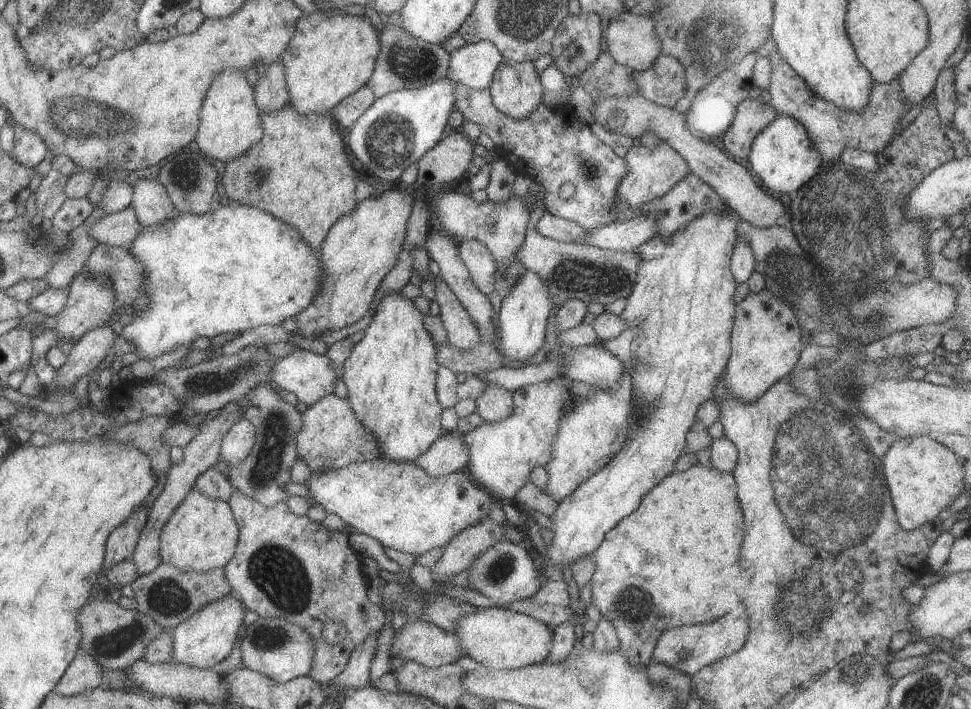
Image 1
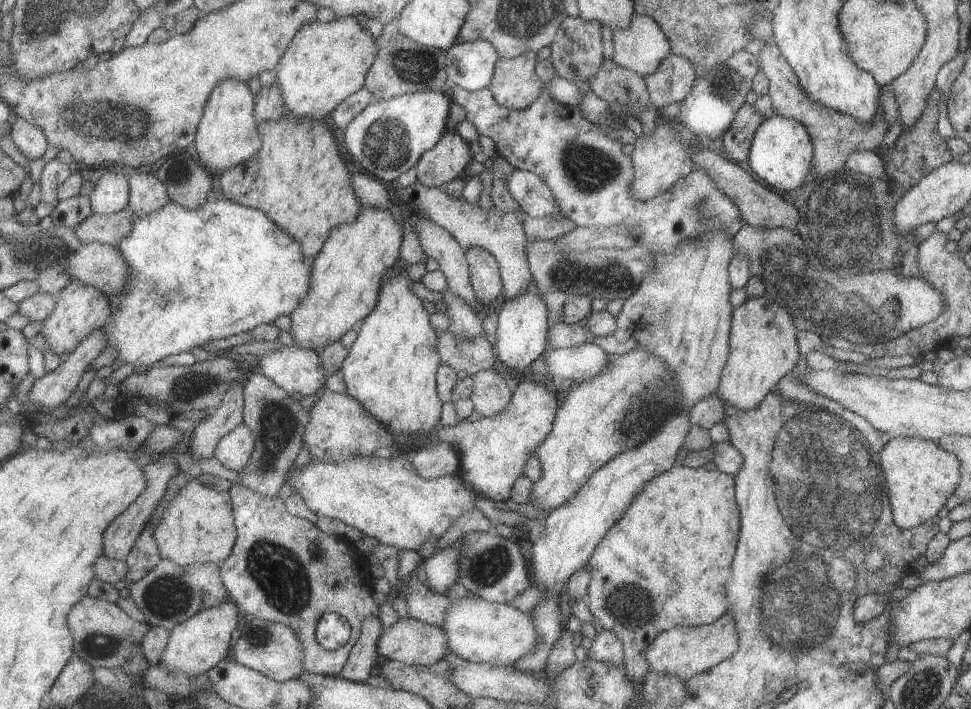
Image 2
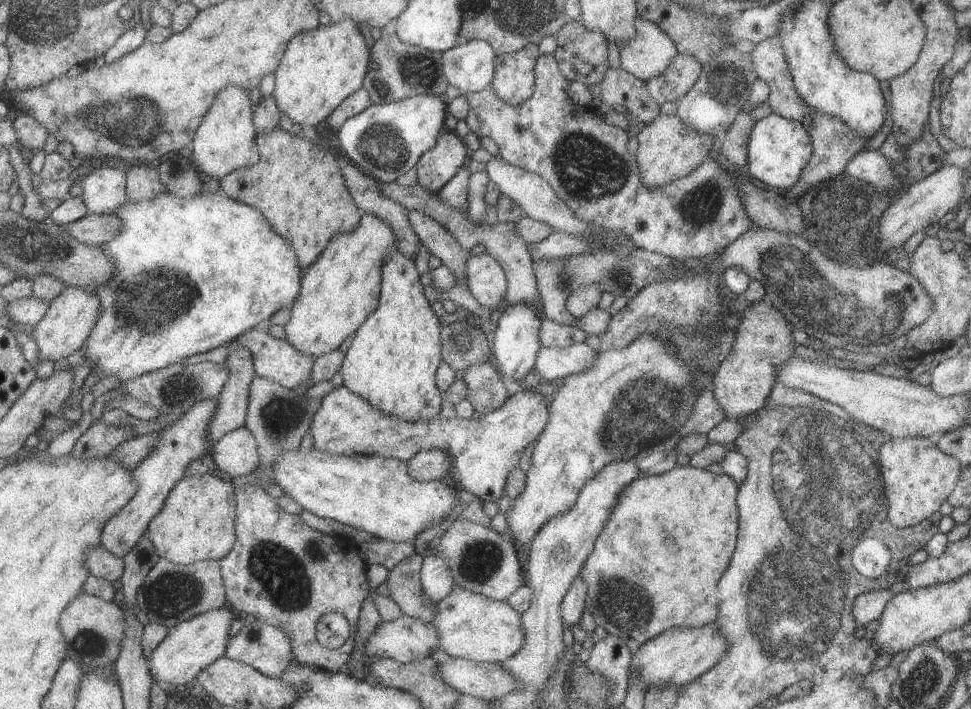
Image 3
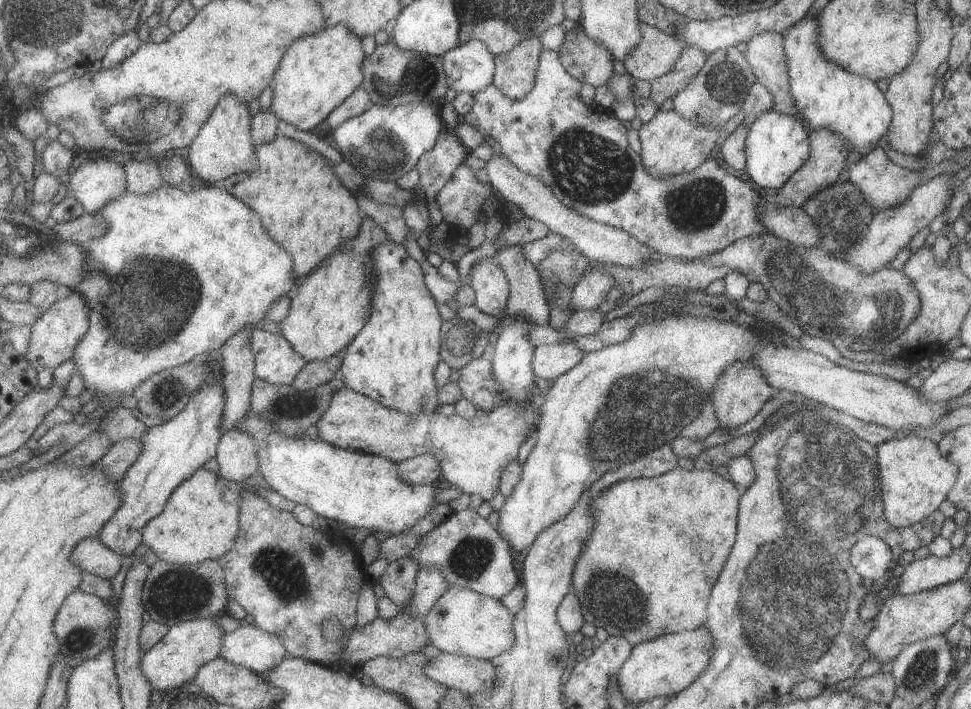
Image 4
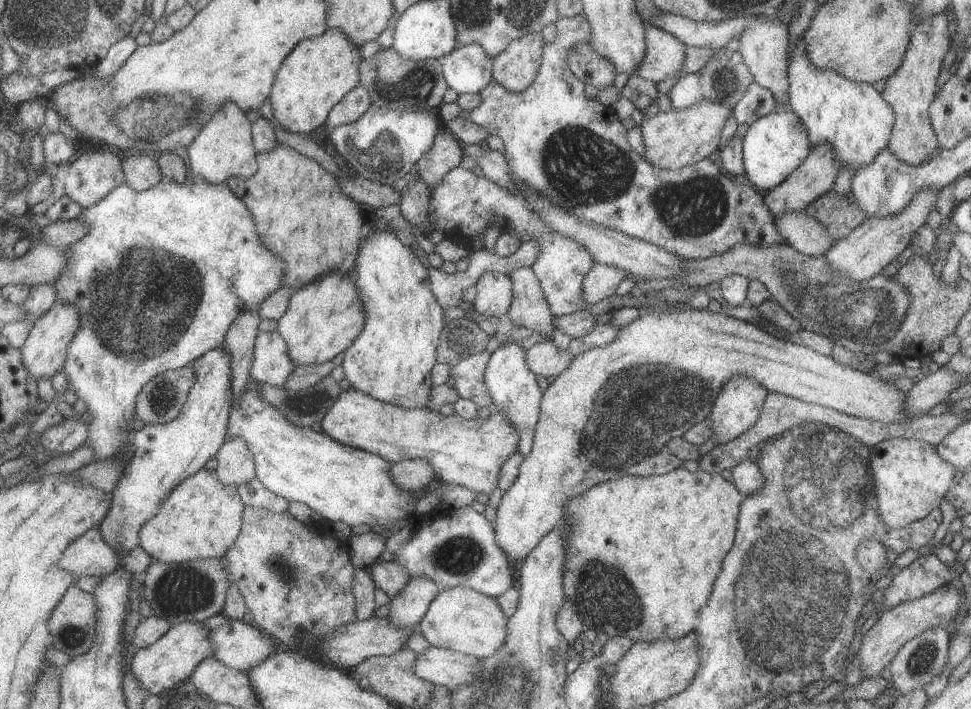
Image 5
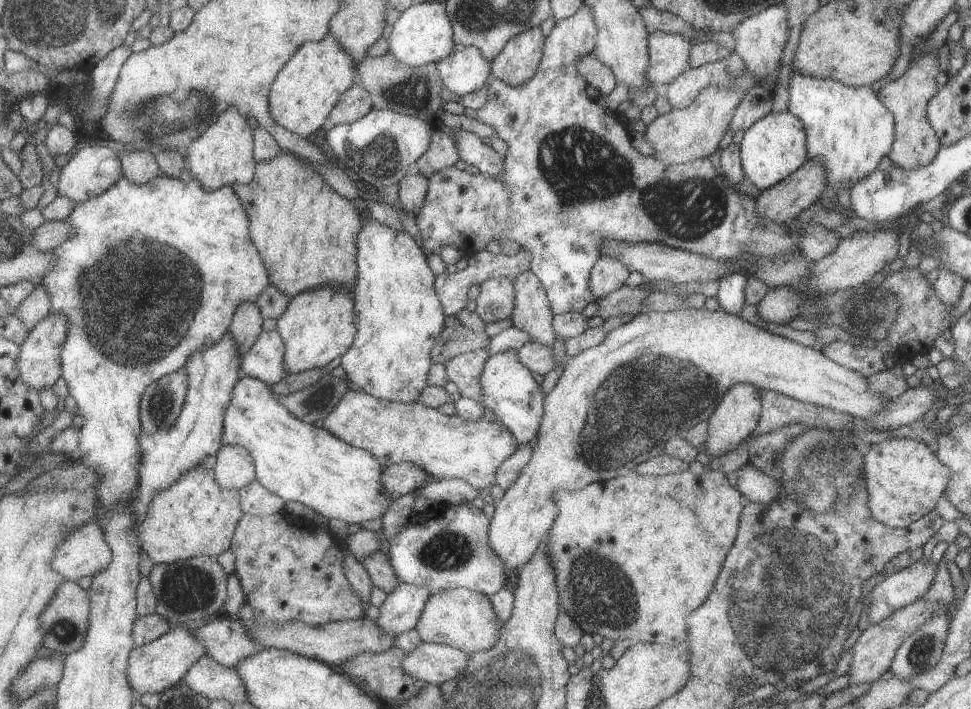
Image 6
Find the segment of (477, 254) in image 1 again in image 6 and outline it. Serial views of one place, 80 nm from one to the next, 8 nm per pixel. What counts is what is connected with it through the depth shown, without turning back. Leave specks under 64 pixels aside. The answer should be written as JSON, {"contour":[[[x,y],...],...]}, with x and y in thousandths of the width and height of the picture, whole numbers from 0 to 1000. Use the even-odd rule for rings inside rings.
{"contour":[[[504,392],[494,406],[489,439],[499,457],[526,449],[530,430],[530,403],[527,394]]]}

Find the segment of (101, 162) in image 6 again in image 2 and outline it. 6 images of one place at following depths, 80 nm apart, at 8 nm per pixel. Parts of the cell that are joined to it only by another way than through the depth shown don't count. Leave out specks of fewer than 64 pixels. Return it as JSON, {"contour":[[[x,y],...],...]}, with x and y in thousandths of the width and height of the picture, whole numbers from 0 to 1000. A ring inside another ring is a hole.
{"contour":[[[112,238],[98,257],[93,275],[97,300],[114,303],[133,289],[133,254],[127,244]]]}

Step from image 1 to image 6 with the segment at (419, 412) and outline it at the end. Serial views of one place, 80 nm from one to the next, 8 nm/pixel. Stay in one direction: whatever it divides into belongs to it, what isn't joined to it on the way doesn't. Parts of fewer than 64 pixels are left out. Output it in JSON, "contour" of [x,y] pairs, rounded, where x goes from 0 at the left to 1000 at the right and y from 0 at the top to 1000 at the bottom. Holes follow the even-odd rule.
{"contour":[[[385,309],[377,310],[373,324],[369,329],[368,336],[368,394],[366,402],[363,406],[366,420],[366,453],[368,460],[368,470],[363,488],[351,502],[355,525],[357,526],[358,537],[363,542],[367,542],[369,547],[377,556],[386,559],[391,564],[398,563],[399,566],[408,566],[409,568],[428,568],[432,564],[432,559],[439,547],[440,530],[445,516],[444,494],[449,485],[451,477],[453,477],[454,468],[459,461],[459,446],[456,439],[455,427],[452,417],[448,410],[448,388],[445,385],[441,370],[439,368],[439,355],[428,344],[424,337],[424,333],[419,326],[410,327],[395,315],[389,313]]]}

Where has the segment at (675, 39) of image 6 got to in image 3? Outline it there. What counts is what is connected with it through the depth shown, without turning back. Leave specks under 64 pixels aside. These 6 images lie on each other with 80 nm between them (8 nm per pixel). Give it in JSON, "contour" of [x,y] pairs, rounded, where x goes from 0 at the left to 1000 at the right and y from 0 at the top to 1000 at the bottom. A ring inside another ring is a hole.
{"contour":[[[655,24],[655,51],[636,62],[640,94],[666,116],[680,107],[698,76],[694,58],[677,35]]]}

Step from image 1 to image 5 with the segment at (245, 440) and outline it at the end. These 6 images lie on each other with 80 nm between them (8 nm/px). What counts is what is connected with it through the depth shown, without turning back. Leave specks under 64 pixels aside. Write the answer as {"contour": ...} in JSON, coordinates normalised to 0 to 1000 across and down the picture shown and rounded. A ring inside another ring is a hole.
{"contour":[[[245,615],[233,618],[222,647],[225,657],[221,666],[228,683],[247,685],[247,683],[255,683],[257,677],[265,673],[260,638]]]}

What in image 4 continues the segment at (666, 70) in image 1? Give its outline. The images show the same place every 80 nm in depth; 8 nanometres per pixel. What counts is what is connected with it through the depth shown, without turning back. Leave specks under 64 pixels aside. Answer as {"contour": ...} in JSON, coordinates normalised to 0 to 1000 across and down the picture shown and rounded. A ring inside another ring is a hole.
{"contour":[[[705,63],[702,76],[700,76],[700,85],[692,93],[692,99],[688,104],[684,104],[682,110],[670,116],[670,141],[680,151],[685,141],[692,140],[692,135],[711,118],[711,113],[714,113],[725,93],[726,85],[725,71]]]}

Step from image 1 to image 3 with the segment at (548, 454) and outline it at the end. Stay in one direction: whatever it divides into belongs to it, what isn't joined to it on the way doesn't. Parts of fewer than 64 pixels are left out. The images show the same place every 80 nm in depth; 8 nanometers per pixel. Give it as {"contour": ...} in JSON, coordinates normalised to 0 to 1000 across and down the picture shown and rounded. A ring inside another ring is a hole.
{"contour":[[[350,544],[332,563],[318,611],[323,618],[325,635],[346,642],[390,642],[418,653],[430,638],[459,638],[465,649],[462,676],[467,676],[474,691],[486,694],[498,708],[509,708],[520,698],[523,669],[535,659],[540,632],[552,623],[564,598],[564,570],[565,561],[554,550],[539,547],[503,585],[493,584],[483,591],[472,587],[457,591],[451,587],[444,592],[420,595],[385,575],[379,564],[360,553],[356,544]]]}

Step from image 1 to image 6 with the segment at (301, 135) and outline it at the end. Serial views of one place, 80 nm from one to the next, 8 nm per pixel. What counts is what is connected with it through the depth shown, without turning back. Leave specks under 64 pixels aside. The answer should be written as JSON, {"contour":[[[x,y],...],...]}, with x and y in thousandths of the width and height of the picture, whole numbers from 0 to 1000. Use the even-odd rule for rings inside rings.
{"contour":[[[289,213],[278,226],[264,231],[262,254],[256,261],[239,258],[238,264],[249,283],[257,309],[258,334],[280,389],[277,389],[279,401],[297,417],[305,417],[335,401],[364,406],[369,384],[368,336],[375,313],[365,286],[348,274],[333,252],[324,231],[302,214]]]}

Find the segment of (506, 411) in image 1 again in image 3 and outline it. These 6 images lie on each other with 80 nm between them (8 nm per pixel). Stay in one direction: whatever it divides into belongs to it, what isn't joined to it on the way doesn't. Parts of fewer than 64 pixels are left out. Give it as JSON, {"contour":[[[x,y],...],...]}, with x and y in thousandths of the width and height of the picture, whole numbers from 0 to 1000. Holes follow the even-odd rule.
{"contour":[[[496,511],[478,523],[476,536],[482,550],[481,563],[488,571],[491,585],[503,585],[521,567],[524,559],[509,511]]]}

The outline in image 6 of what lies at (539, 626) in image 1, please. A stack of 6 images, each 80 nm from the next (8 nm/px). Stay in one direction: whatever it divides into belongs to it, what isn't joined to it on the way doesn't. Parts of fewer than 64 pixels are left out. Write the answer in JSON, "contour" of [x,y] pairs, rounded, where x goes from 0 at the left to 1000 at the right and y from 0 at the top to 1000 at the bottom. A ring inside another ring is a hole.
{"contour":[[[472,828],[444,838],[428,887],[437,907],[459,910],[486,924],[492,918],[505,917],[513,906],[517,884],[504,841],[480,828]]]}

